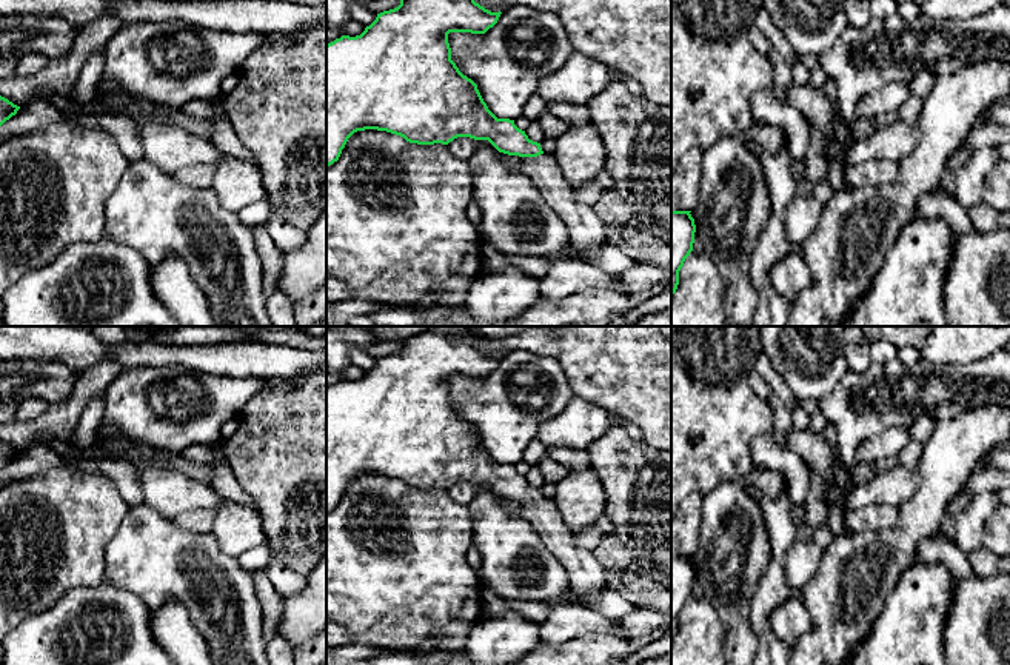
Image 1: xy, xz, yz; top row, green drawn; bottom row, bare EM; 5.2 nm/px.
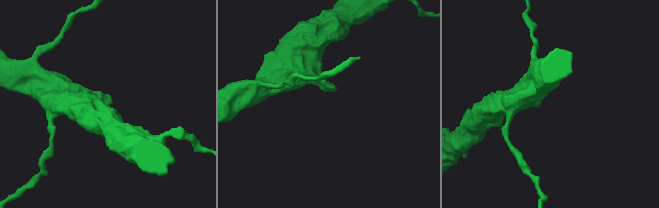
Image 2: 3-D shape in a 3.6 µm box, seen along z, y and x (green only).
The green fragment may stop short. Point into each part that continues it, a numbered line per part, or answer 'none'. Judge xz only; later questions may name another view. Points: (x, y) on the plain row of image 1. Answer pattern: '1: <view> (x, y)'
1: xz (587, 576)

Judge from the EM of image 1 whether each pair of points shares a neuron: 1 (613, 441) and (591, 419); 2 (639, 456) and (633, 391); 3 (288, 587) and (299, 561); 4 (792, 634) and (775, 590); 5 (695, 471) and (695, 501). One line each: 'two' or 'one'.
1: two
2: two
3: two
4: two
5: two

